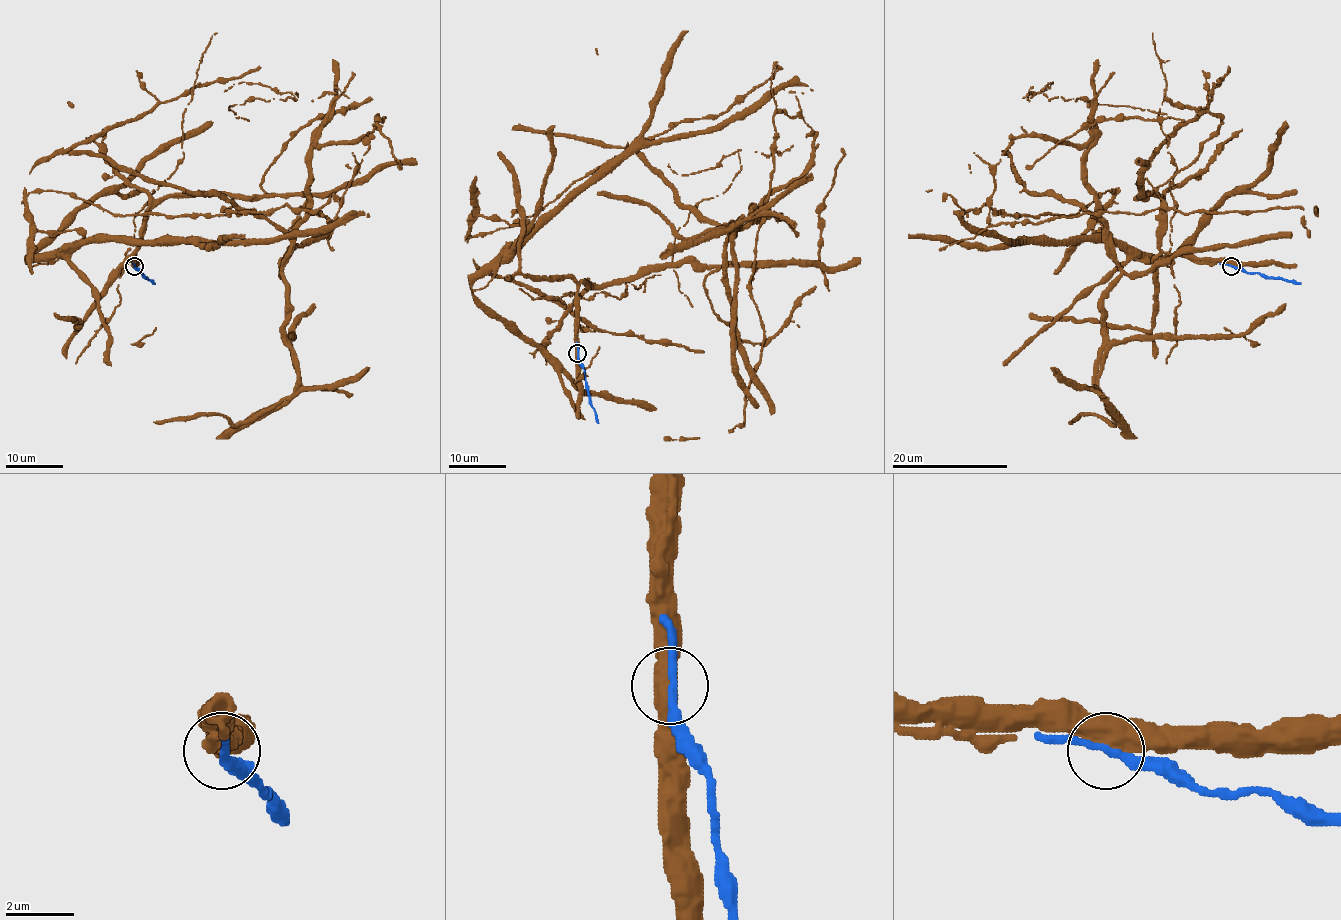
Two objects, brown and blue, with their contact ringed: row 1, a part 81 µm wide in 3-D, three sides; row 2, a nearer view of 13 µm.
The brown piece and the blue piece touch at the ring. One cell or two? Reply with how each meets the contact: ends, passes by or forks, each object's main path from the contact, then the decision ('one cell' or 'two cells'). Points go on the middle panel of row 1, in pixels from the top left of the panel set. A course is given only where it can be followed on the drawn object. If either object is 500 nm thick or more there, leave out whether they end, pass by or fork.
brown passes by; blue passes by; course brown (578, 354), (582, 282), (749, 285), (775, 101), (471, 224), (777, 65); course blue (578, 354), (579, 364), (585, 371), (589, 403), (598, 423); one cell

